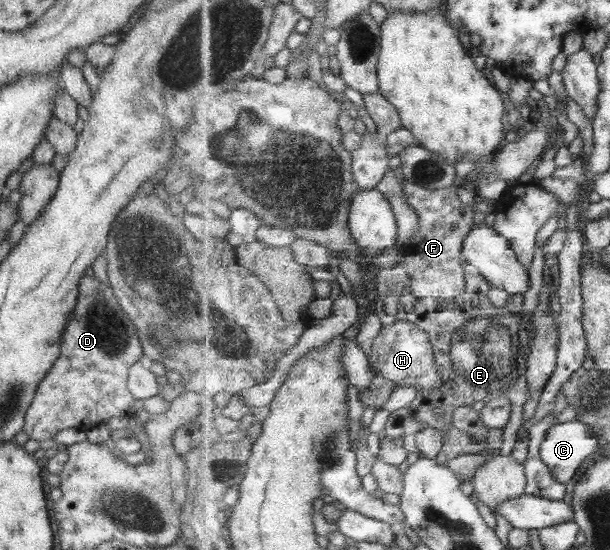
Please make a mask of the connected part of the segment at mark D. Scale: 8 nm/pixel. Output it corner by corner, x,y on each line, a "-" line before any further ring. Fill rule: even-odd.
81,276
76,304
69,314
65,330
61,333
60,346
58,358
38,383
30,406
26,409
21,430
28,439
37,440
45,446
52,443
53,436
61,429
74,427
86,431
96,423
106,422
109,417
130,418
135,415
132,407
134,397
129,393
126,379
129,366
137,362
143,352
135,335
135,326
121,312
121,307
118,307
107,283
101,283
93,276

